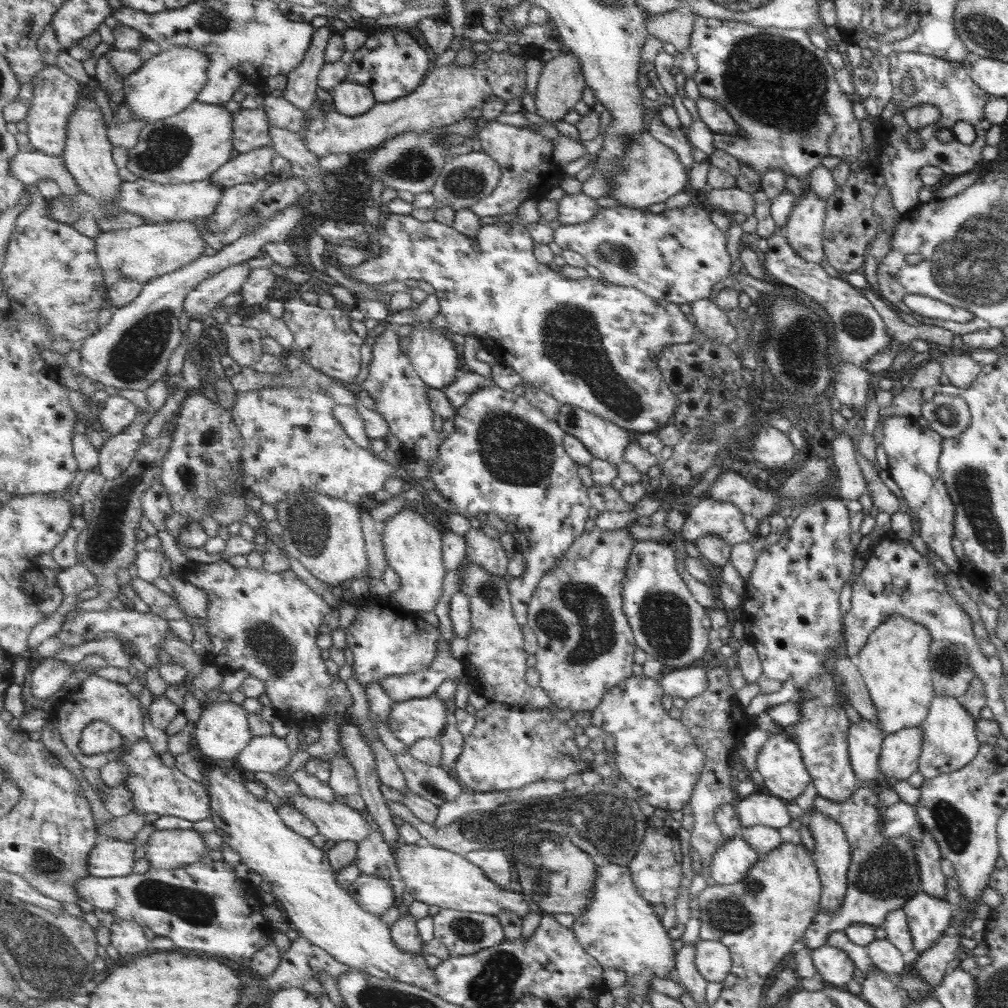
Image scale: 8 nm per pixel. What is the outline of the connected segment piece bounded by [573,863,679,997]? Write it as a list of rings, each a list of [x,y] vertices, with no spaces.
[[[616,863],[598,865],[599,884],[595,888],[595,897],[587,908],[587,913],[575,921],[574,930],[584,948],[604,963],[604,968],[618,968],[626,971],[626,986],[633,992],[633,997],[635,995],[649,996],[650,980],[658,978],[658,974],[676,975],[679,950],[674,947],[674,939],[670,938],[666,926],[662,924],[662,917],[656,914],[654,904],[644,898],[639,891],[632,869]]]

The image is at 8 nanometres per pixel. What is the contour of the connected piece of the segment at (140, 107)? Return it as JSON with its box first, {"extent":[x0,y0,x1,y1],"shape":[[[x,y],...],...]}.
{"extent":[125,48,212,124],"shape":[[[172,48],[148,60],[139,72],[125,80],[127,103],[134,113],[134,120],[156,124],[193,106],[211,81],[211,66],[212,59],[194,48]]]}

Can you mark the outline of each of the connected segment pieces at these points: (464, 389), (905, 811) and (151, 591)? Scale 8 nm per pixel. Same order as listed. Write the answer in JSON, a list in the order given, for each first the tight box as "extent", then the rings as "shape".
[{"extent":[445,368,496,410],"shape":[[[464,368],[456,377],[454,384],[447,386],[445,391],[459,410],[471,400],[471,394],[474,394],[476,390],[496,385],[494,378],[482,376]]]},{"extent":[881,801,920,836],"shape":[[[899,801],[884,809],[881,820],[882,832],[885,836],[902,836],[916,830],[920,822],[916,815],[916,806]]]},{"extent":[132,577,187,620],"shape":[[[140,577],[132,580],[132,583],[140,599],[150,606],[154,614],[168,620],[187,618],[186,611],[182,609],[182,605],[178,603],[178,600],[170,594],[166,594],[164,590],[160,590],[158,586],[150,584],[151,582]]]}]

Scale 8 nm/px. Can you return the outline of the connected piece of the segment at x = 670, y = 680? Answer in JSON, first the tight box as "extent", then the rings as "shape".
{"extent":[660,667,708,700],"shape":[[[686,667],[682,669],[669,669],[662,676],[660,683],[664,686],[667,694],[690,700],[693,696],[702,694],[708,686],[706,670],[697,667]]]}

